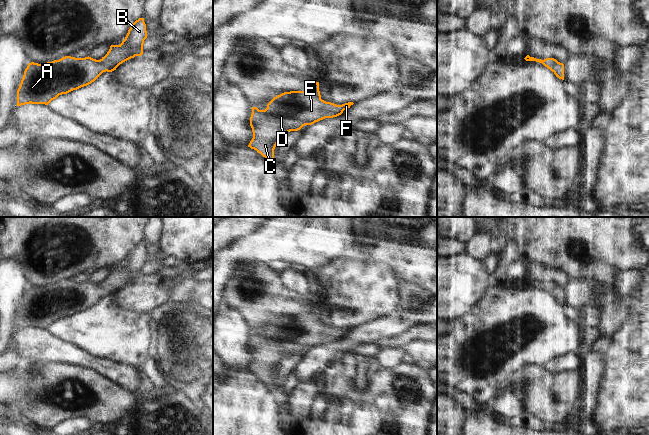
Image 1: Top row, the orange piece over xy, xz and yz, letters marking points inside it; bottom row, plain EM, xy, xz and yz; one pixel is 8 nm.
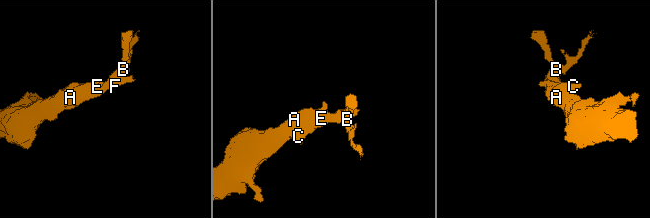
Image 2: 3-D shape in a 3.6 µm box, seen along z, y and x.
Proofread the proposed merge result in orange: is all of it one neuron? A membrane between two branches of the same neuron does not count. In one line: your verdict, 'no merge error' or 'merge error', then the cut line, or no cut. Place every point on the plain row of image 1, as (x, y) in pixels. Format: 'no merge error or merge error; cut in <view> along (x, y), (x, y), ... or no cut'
no merge error; no cut

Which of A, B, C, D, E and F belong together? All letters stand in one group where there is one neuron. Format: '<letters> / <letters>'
A B C D E F

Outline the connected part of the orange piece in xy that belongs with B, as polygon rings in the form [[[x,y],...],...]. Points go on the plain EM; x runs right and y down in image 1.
[[[139,242],[130,251],[122,267],[111,269],[100,284],[89,280],[65,280],[44,288],[29,287],[17,314],[17,330],[30,327],[48,329],[59,319],[91,308],[103,296],[112,296],[123,286],[141,280],[146,262],[144,242]]]

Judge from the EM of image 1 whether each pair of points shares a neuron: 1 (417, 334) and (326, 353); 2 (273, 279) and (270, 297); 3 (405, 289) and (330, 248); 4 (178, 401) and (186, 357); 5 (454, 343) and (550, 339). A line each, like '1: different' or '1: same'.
1: different
2: same
3: different
4: different
5: same

